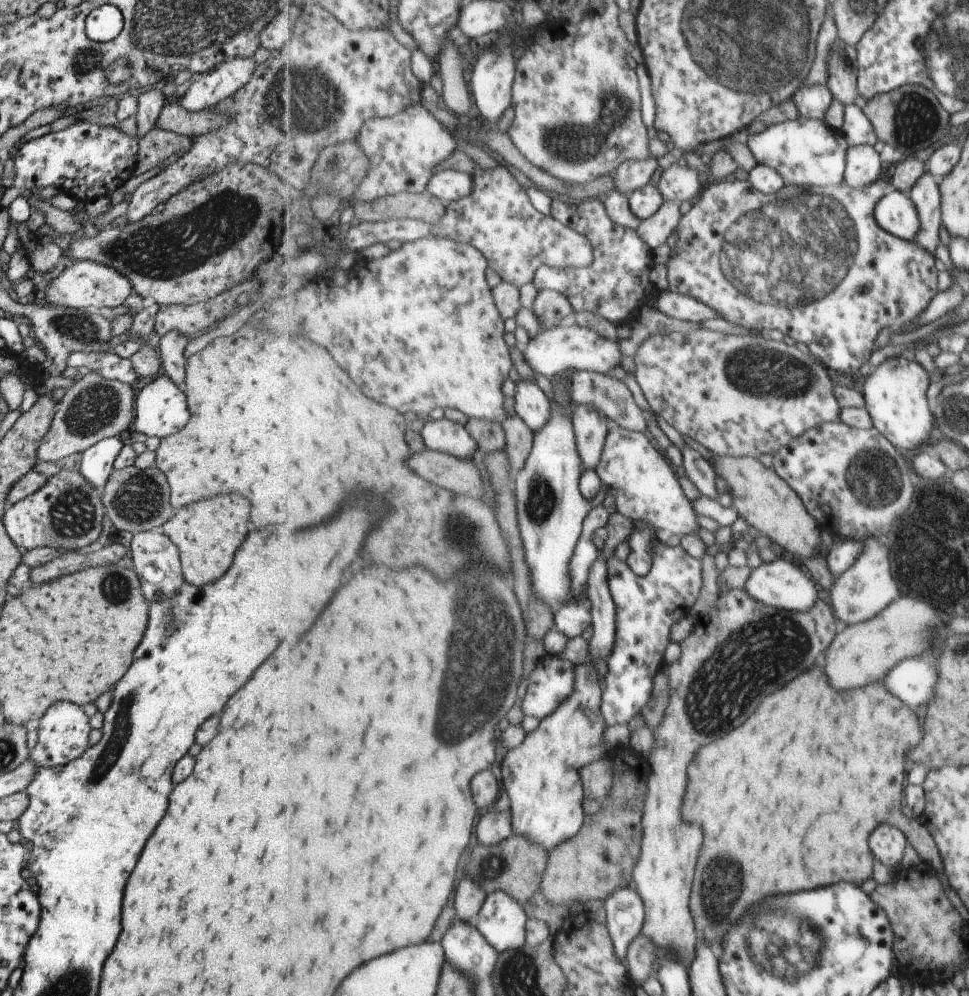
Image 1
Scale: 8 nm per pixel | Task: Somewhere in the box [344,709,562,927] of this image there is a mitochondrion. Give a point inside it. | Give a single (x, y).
(492, 868)

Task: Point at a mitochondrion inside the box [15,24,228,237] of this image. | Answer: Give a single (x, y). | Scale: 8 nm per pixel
(85, 62)

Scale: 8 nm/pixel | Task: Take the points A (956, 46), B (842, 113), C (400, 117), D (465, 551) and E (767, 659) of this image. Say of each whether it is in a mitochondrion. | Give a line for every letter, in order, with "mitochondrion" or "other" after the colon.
A: mitochondrion
B: other
C: other
D: mitochondrion
E: mitochondrion

